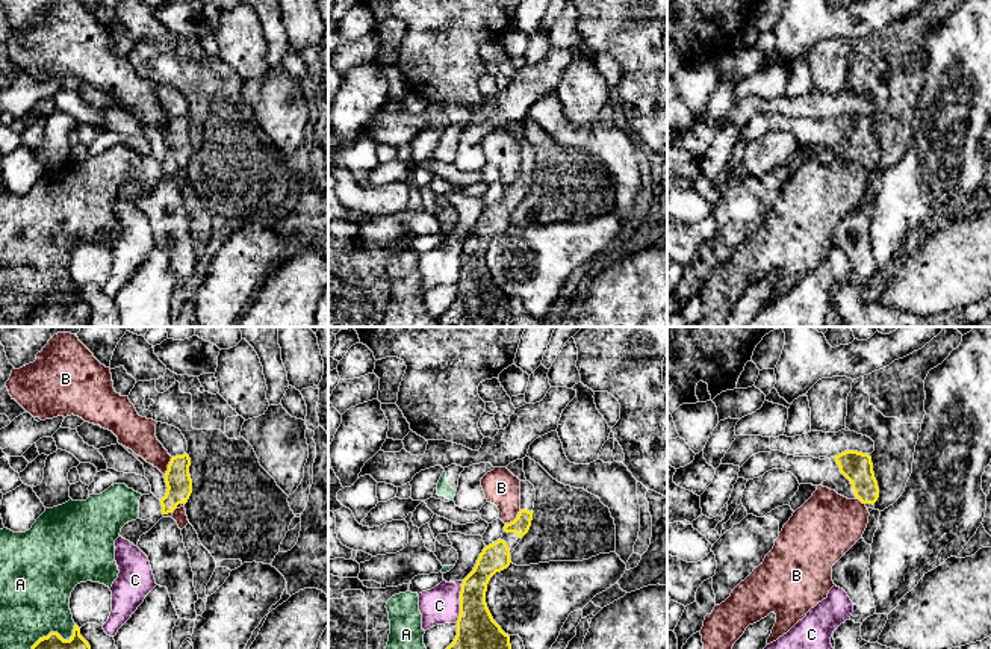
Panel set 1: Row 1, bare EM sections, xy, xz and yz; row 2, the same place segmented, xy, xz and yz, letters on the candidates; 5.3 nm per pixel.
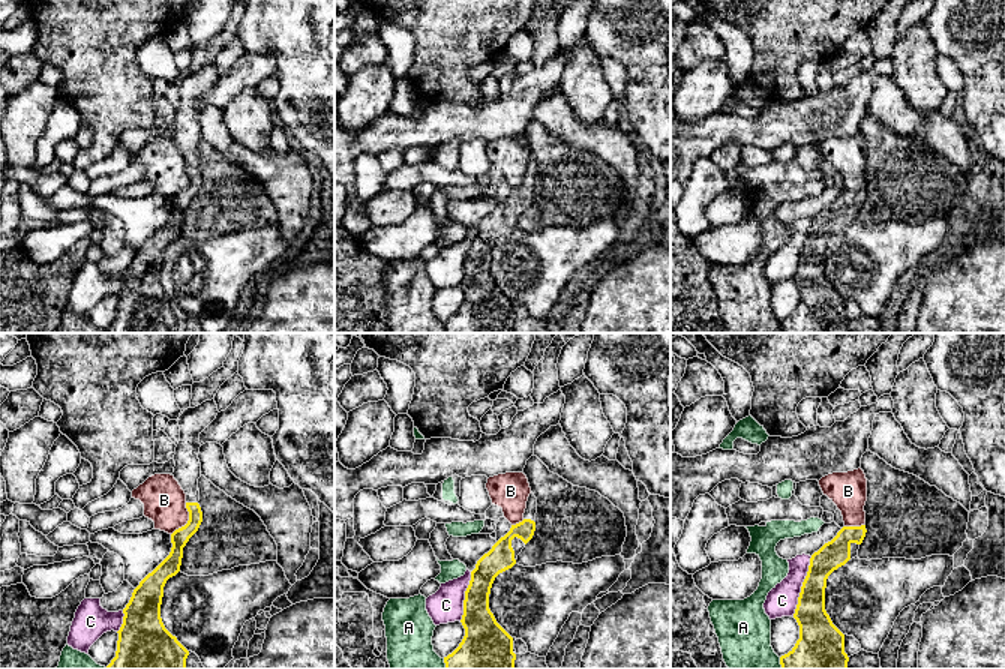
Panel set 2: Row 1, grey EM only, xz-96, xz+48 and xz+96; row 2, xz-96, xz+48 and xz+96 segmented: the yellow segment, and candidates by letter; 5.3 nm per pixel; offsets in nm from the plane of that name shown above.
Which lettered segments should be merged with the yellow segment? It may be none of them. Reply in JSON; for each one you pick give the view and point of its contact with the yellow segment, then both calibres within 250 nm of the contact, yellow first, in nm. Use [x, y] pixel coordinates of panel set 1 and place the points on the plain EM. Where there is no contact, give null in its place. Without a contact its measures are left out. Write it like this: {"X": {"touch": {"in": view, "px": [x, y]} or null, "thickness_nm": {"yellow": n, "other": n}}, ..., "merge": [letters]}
{"merge": []}

